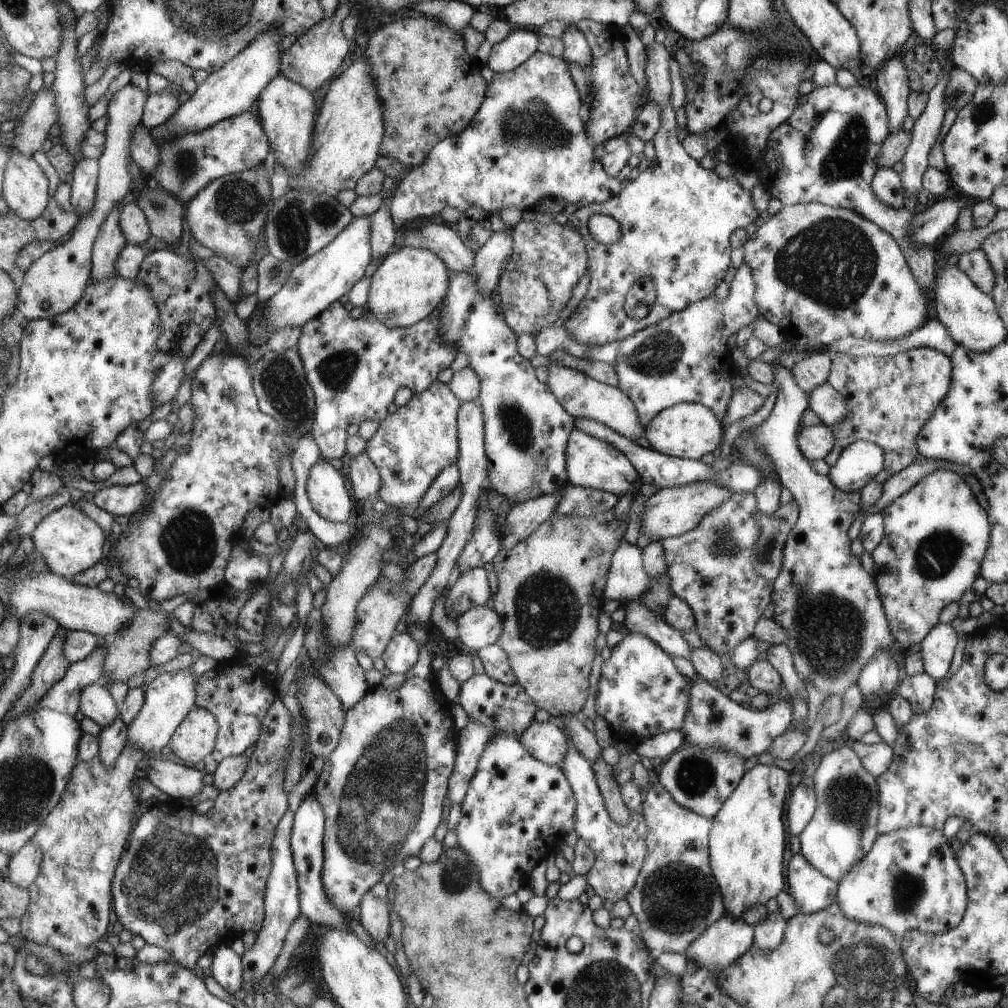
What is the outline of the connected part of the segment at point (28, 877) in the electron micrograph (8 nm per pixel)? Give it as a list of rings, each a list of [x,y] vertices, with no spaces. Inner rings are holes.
[[[29,842],[12,858],[8,879],[22,889],[29,888],[42,871],[44,852]]]

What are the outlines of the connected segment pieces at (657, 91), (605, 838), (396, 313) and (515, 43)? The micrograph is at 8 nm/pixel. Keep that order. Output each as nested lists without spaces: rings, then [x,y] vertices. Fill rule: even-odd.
[[[651,41],[644,46],[646,63],[644,73],[646,76],[647,101],[655,101],[661,108],[660,127],[651,139],[654,146],[655,166],[648,166],[639,171],[636,178],[623,186],[617,197],[611,197],[600,203],[589,203],[579,207],[569,215],[569,223],[582,236],[587,243],[587,258],[589,266],[589,284],[586,293],[576,306],[576,312],[571,313],[567,320],[563,321],[566,328],[577,340],[587,345],[602,345],[616,341],[642,328],[654,325],[670,316],[675,310],[681,310],[695,301],[711,296],[711,292],[717,288],[717,284],[723,280],[727,266],[729,266],[729,239],[731,230],[752,224],[757,215],[751,202],[751,195],[744,191],[734,178],[724,180],[719,178],[713,170],[703,170],[697,166],[697,161],[687,152],[683,152],[683,146],[675,140],[677,138],[677,124],[675,124],[675,112],[669,104],[670,82],[667,61],[670,58],[667,50],[661,43]],[[592,214],[604,214],[614,218],[620,226],[620,237],[617,242],[601,244],[591,238],[588,231],[587,219]],[[646,277],[654,284],[654,301],[644,318],[629,319],[623,311],[623,301],[629,286],[637,278]]]
[[[559,716],[549,717],[550,721],[559,726],[563,730],[567,740],[566,756],[563,757],[561,762],[561,768],[564,771],[565,778],[569,780],[571,790],[575,793],[575,798],[578,801],[578,809],[575,810],[575,832],[579,839],[584,840],[587,846],[591,848],[594,854],[594,861],[591,868],[586,872],[586,884],[591,886],[594,894],[602,898],[602,900],[610,900],[612,903],[617,902],[620,898],[625,898],[626,894],[634,886],[634,882],[638,876],[639,869],[642,866],[642,862],[645,860],[647,854],[647,842],[645,838],[649,836],[650,828],[647,826],[647,822],[636,811],[630,812],[630,819],[623,825],[617,824],[614,820],[611,820],[608,810],[602,797],[601,791],[598,789],[597,777],[594,774],[594,769],[590,765],[586,758],[583,758],[582,754],[572,745],[570,736],[566,732],[566,728],[562,726]]]
[[[398,246],[379,260],[377,269],[370,277],[369,294],[364,308],[371,311],[386,327],[408,327],[439,308],[445,300],[449,282],[446,263],[434,251]]]
[[[512,28],[501,42],[492,45],[486,66],[494,73],[509,72],[537,51],[538,35],[532,29]]]

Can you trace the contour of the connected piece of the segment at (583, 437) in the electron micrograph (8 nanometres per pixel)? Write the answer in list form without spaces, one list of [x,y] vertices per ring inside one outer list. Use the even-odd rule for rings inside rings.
[[[571,429],[565,451],[566,480],[569,485],[599,489],[619,498],[629,493],[632,485],[638,482],[639,475],[626,455],[611,443],[585,434],[579,429]]]

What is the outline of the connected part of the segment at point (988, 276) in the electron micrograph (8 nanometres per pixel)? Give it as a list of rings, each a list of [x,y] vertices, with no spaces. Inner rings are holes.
[[[981,249],[960,254],[956,266],[963,270],[971,282],[985,294],[993,288],[994,272]]]

